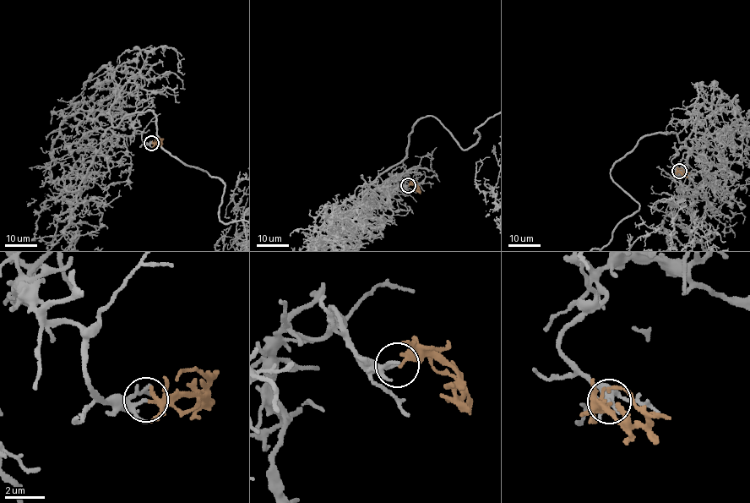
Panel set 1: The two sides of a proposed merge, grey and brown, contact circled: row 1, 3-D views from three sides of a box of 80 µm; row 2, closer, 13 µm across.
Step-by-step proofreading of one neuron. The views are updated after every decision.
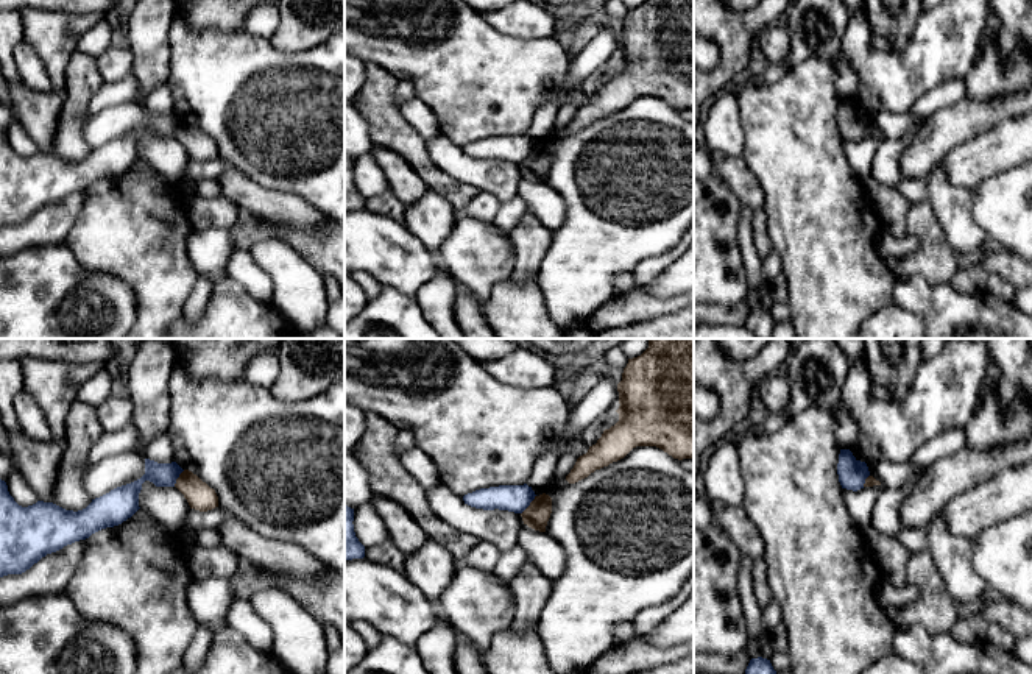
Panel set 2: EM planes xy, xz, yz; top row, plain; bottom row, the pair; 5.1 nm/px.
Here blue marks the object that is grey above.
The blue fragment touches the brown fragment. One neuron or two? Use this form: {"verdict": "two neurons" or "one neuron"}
{"verdict": "two neurons"}

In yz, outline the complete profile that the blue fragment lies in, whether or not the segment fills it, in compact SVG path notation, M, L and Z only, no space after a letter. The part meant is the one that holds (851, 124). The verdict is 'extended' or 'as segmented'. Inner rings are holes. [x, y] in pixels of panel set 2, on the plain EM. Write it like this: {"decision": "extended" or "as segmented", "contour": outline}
{"decision": "as segmented", "contour": "M840 100L837 125L842 139L857 142L864 139L870 122L867 114L857 111L850 100Z"}

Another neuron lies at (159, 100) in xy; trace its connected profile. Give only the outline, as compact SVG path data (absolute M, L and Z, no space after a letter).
M162 83L156 89L153 89L145 101L145 109L154 111L157 114L171 114L173 111L173 98L170 87Z

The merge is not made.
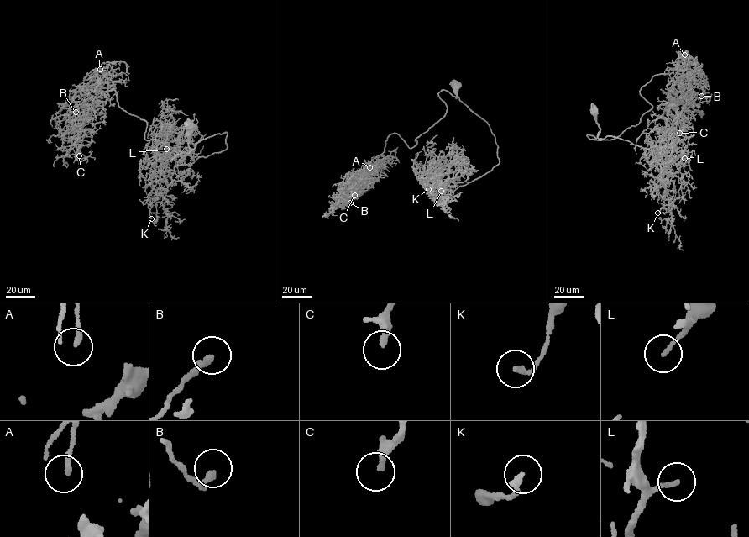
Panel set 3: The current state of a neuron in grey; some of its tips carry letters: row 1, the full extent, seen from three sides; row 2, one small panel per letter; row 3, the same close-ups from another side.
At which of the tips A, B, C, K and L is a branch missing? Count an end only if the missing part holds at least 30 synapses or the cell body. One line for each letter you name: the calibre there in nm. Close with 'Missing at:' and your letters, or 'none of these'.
C: 180 nm
Missing at: C

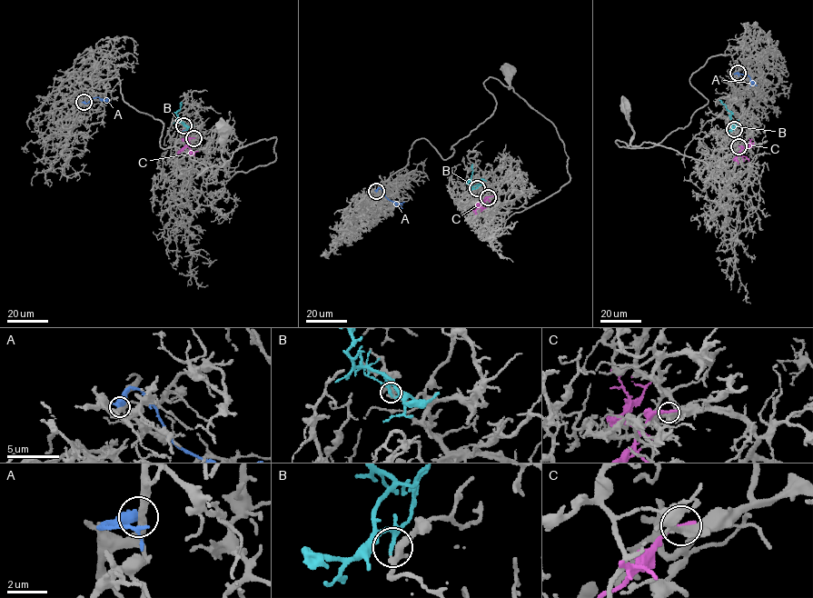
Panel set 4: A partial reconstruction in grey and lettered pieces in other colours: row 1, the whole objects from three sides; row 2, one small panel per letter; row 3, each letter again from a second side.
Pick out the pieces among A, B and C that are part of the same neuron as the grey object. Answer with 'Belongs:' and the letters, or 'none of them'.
Belongs: B

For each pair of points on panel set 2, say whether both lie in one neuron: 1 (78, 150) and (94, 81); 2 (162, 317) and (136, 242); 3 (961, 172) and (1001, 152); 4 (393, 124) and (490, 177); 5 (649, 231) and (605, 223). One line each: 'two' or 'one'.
1: one
2: one
3: one
4: two
5: one

